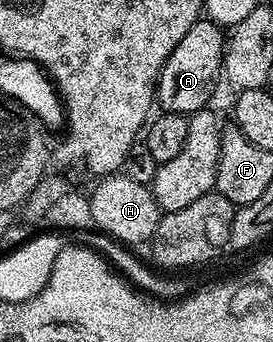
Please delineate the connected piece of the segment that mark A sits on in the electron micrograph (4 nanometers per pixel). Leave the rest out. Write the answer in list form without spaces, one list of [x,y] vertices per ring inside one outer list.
[[[200,19],[185,31],[181,43],[173,47],[173,55],[163,64],[157,86],[157,101],[168,113],[190,115],[208,108],[215,93],[215,80],[223,71],[223,52],[227,47],[224,26],[210,19]]]

